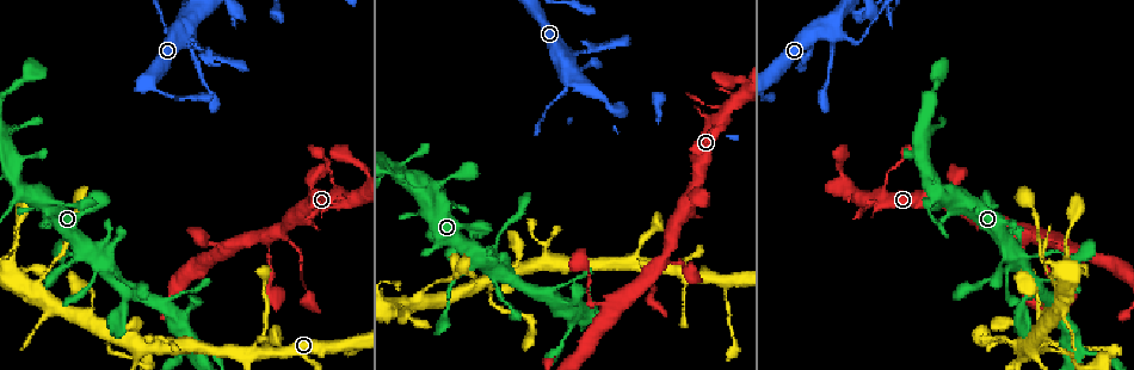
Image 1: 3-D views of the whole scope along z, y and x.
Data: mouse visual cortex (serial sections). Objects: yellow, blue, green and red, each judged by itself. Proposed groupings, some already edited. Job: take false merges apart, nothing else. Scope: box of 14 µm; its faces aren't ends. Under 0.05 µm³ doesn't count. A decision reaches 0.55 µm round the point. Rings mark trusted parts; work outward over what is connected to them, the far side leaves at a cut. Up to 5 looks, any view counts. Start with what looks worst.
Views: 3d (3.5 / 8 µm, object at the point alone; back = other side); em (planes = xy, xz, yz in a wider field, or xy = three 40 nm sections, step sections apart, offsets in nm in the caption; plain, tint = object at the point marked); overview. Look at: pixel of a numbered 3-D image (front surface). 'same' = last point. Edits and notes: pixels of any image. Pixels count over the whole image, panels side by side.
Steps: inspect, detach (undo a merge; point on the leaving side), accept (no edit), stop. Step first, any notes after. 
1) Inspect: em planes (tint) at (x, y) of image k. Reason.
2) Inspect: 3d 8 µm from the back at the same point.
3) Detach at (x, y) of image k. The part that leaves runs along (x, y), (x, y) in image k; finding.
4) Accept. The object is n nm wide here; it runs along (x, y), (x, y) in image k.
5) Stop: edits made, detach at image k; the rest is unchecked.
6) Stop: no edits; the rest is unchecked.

Inspect: 3d 3.5 µm at (835, 38) of image 1. Abrupt turn.

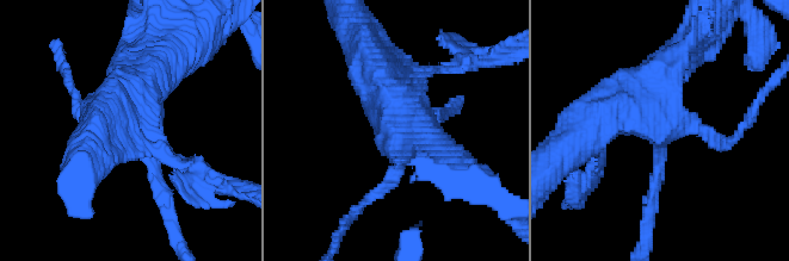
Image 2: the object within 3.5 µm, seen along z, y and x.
Inspect: em xy step 5 (tint) at (661, 130) of image 2. Shape alone is not enough.

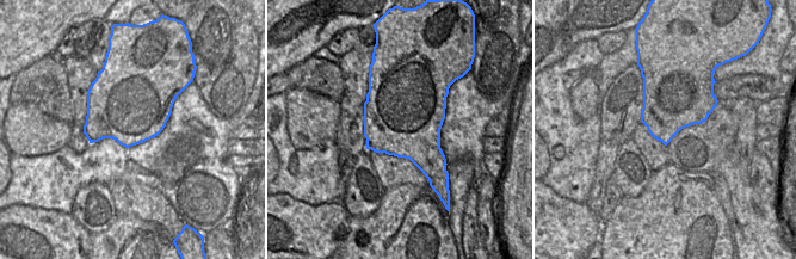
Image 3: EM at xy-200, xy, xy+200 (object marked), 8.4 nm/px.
Accept. It runs along (586, 131), (651, 110), (684, 47) in image 2; continuous, no second cell.

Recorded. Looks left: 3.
Inspect: 3d 8 µm at (109, 333) of image 1. Three arms meet.

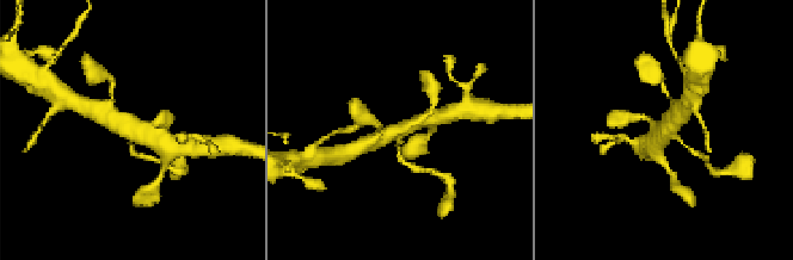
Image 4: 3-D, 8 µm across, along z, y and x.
Inspect: 3d 3.5 µm at (403, 129) of image 4. Closer look.

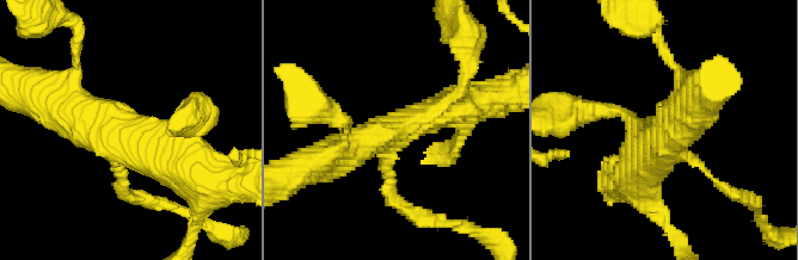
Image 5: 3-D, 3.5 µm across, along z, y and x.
Inspect: em xy step 1 (tint) at (668, 148) of image 5.

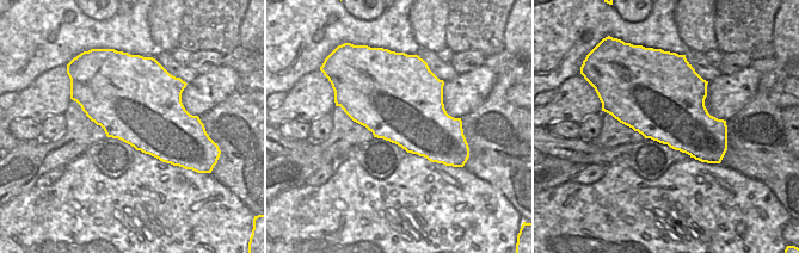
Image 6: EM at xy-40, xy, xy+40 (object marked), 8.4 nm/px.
Accept. It runs along (194, 171), (62, 112) in image 5; one cell here.

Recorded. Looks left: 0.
Stop: no edits; the rest is unchecked.

